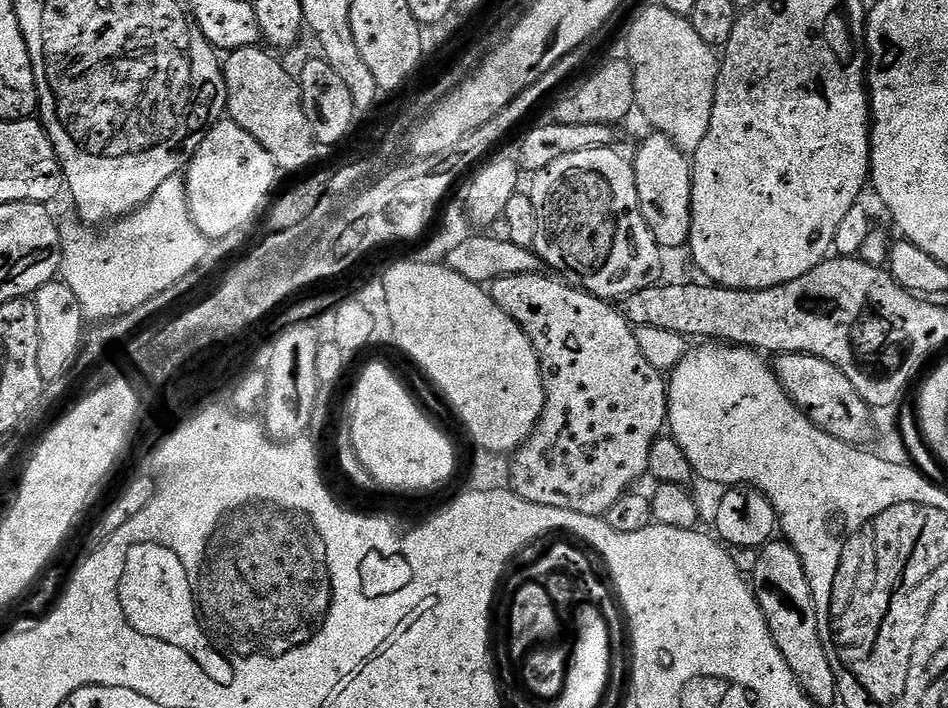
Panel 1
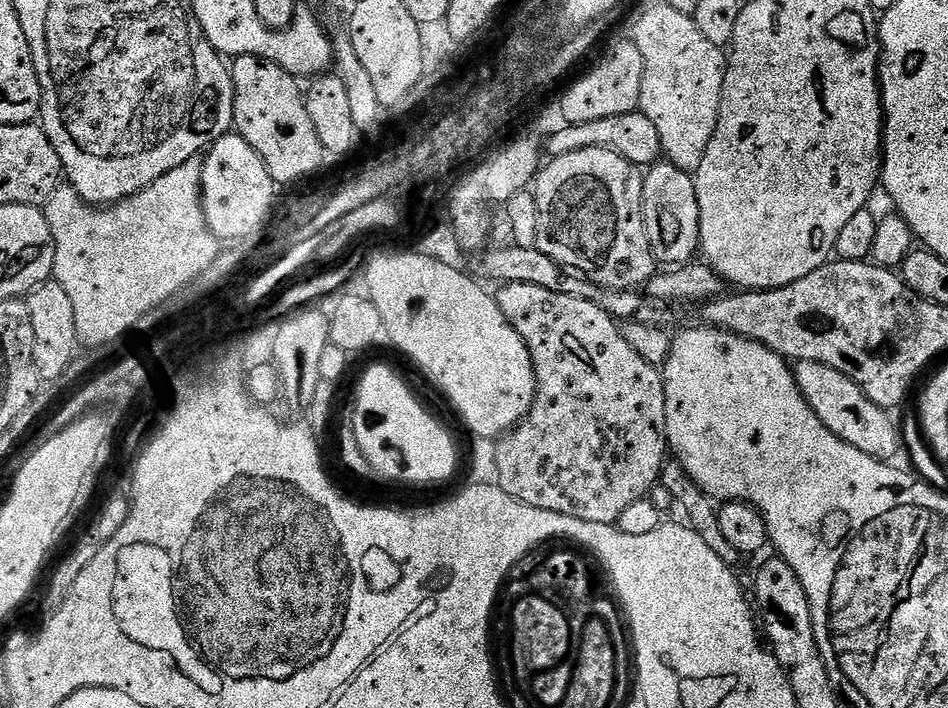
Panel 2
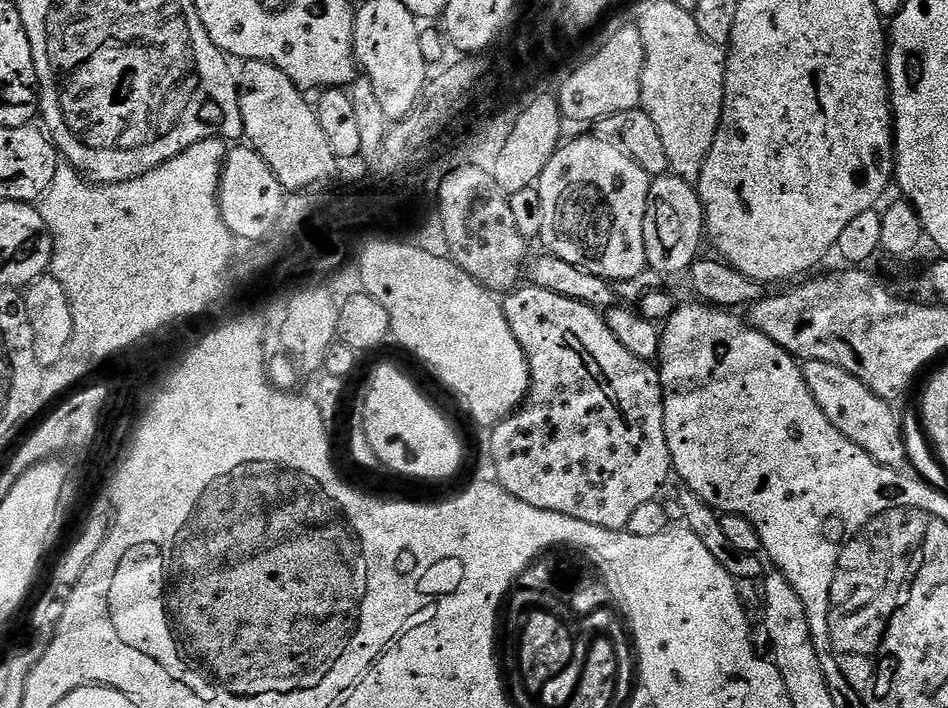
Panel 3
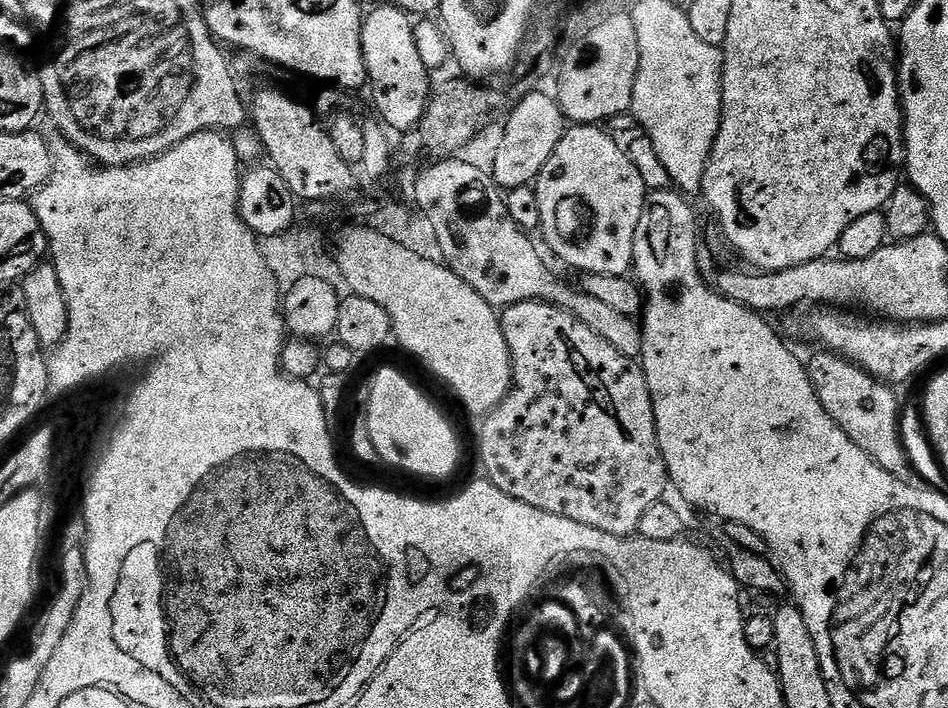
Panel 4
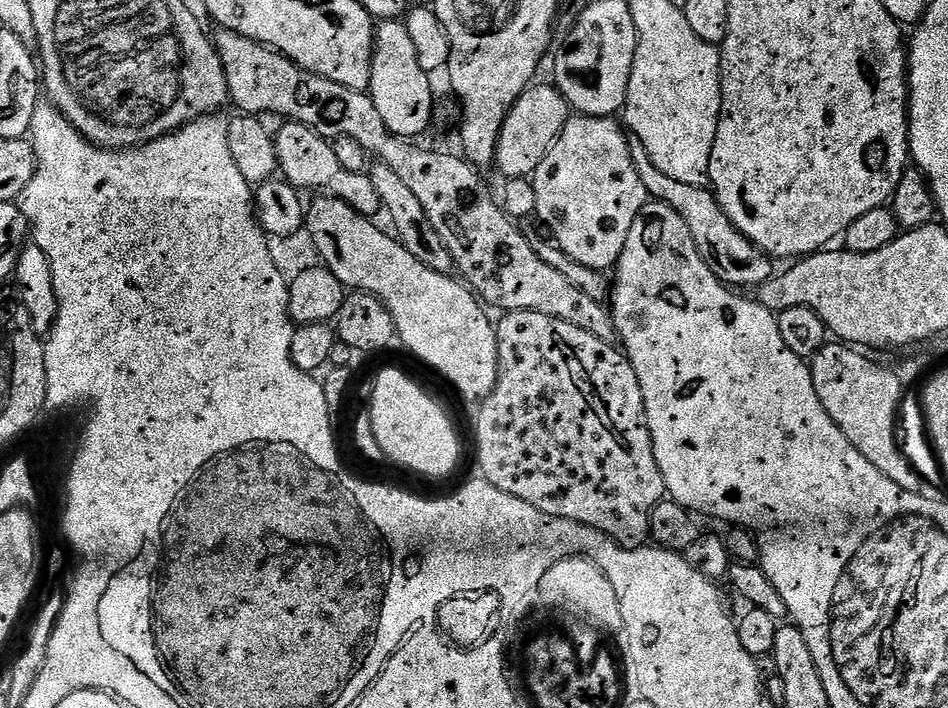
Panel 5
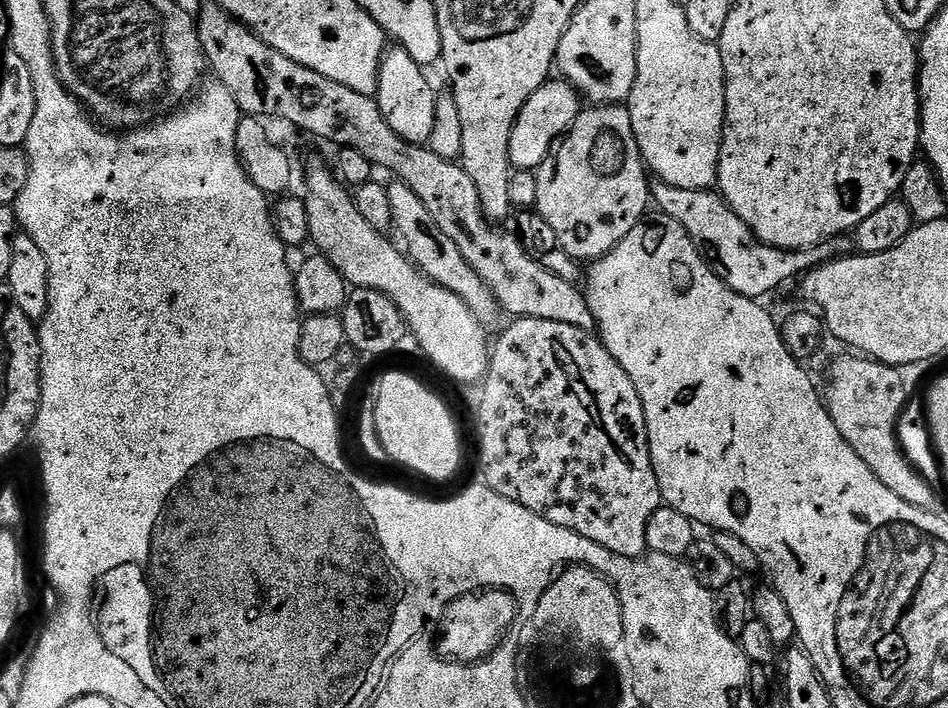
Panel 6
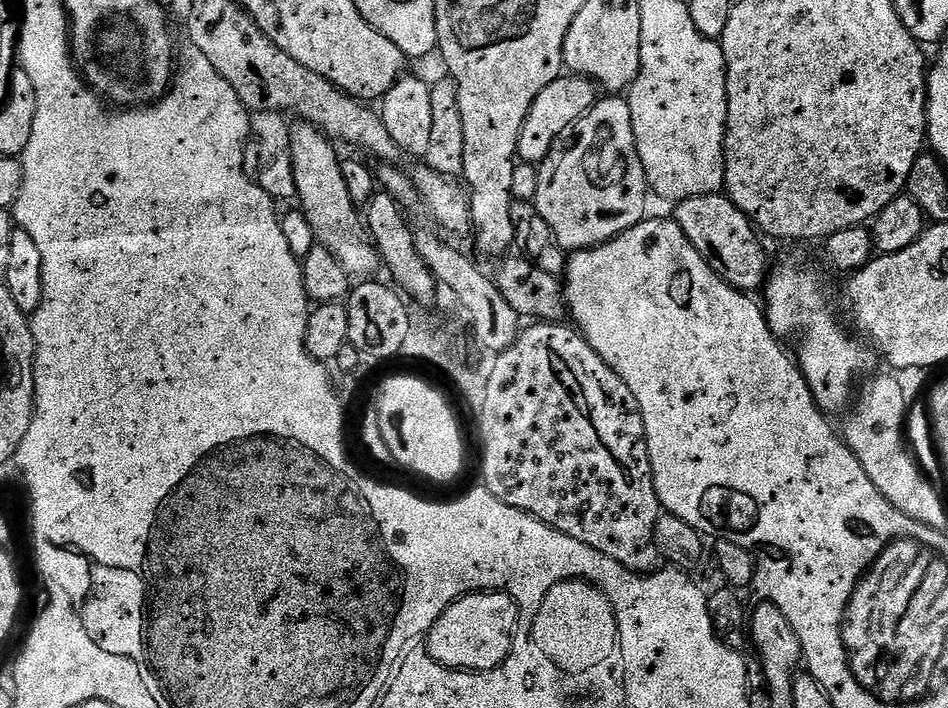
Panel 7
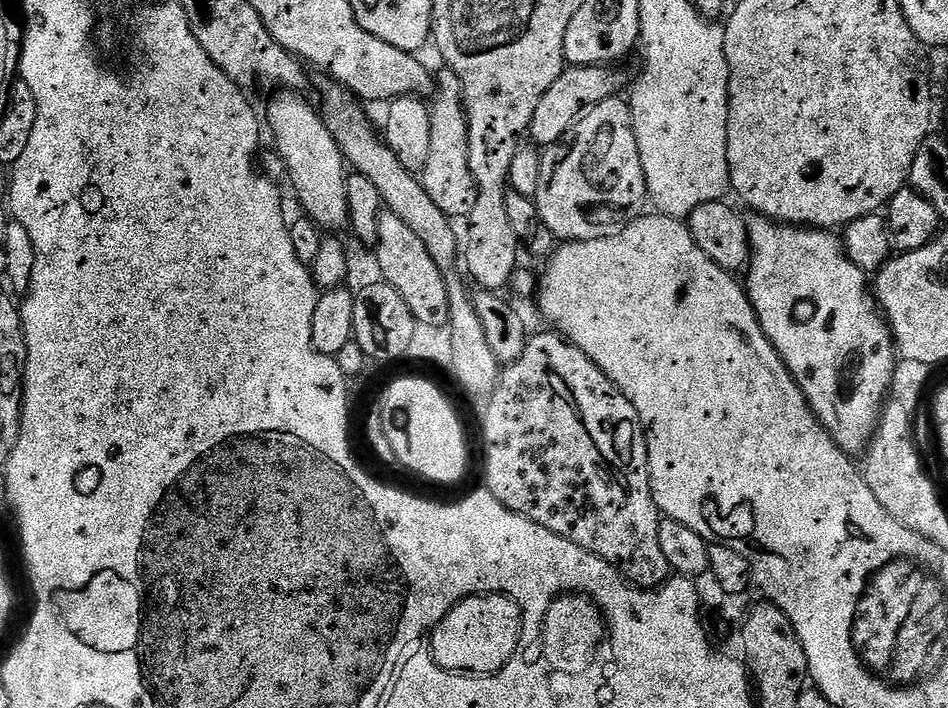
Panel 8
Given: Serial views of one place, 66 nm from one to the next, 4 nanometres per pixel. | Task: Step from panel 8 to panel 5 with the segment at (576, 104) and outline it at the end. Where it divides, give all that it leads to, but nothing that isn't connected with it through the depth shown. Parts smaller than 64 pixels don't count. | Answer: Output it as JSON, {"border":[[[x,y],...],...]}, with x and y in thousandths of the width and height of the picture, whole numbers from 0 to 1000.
{"border":[[[581,117],[569,119],[559,121],[550,133],[544,148],[536,157],[536,165],[527,185],[521,237],[536,254],[560,250],[593,189],[601,167],[601,154],[595,134]]]}

